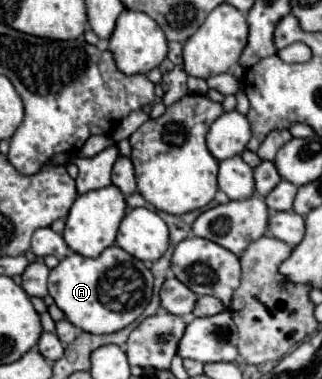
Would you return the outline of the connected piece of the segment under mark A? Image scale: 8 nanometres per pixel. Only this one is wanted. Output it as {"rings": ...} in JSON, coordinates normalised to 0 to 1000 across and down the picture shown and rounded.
{"rings":[[[332,652],[301,683],[270,683],[245,668],[196,683],[158,710],[146,736],[152,778],[202,826],[202,842],[270,879],[357,879],[413,852],[469,789],[475,726],[463,704],[388,668],[376,652]]]}

